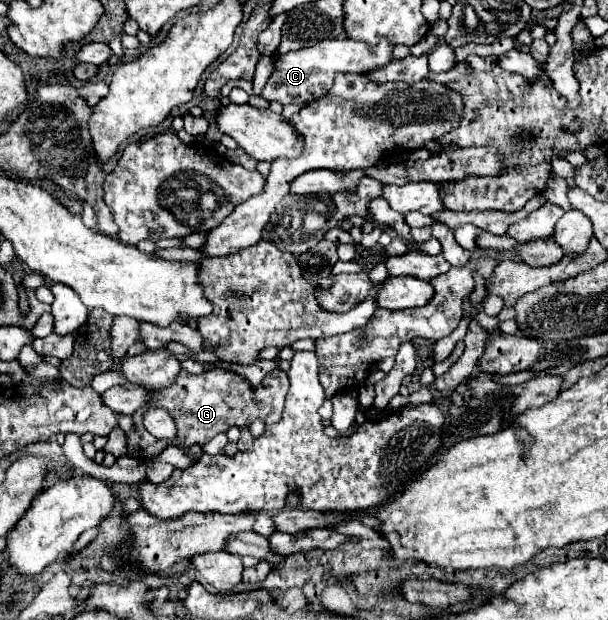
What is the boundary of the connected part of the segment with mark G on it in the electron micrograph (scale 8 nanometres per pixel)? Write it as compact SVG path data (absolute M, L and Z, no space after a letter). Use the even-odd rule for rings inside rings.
M280 367L270 371L258 387L252 387L246 377L236 375L232 371L224 371L224 369L210 369L200 375L192 375L186 369L182 369L182 373L178 373L178 381L174 381L172 385L172 391L168 387L168 395L164 389L158 393L152 393L152 399L160 401L160 407L168 409L178 425L176 443L172 439L162 439L162 441L156 437L152 439L152 435L148 435L148 431L144 429L142 419L140 417L136 419L136 411L134 411L134 429L126 433L128 455L136 457L136 429L140 429L142 433L140 445L144 449L140 449L140 453L158 455L168 445L178 445L178 447L206 445L212 437L216 437L218 433L226 433L230 427L246 429L254 419L264 419L264 423L278 423L284 409L284 397L286 397L288 387L290 387L288 375Z

